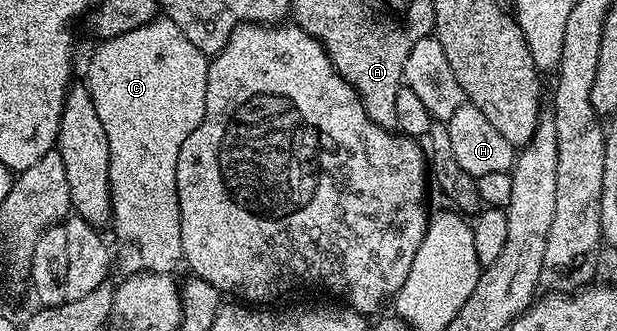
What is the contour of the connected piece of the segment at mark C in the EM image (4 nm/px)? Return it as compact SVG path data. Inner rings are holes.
M155 18L144 26L134 30L128 30L128 34L120 34L111 40L101 41L97 45L99 48L90 56L90 80L88 87L90 97L96 106L96 114L100 114L100 122L104 126L104 134L108 134L108 154L110 155L110 165L108 166L108 178L110 179L110 218L114 236L118 239L118 252L116 248L116 264L123 268L123 273L161 272L173 273L173 268L177 264L183 263L182 243L180 242L180 202L178 201L178 191L176 190L176 158L180 154L180 146L184 146L184 138L200 126L200 122L206 113L206 91L208 90L208 70L210 69L208 57L176 26L176 22L165 18Z

